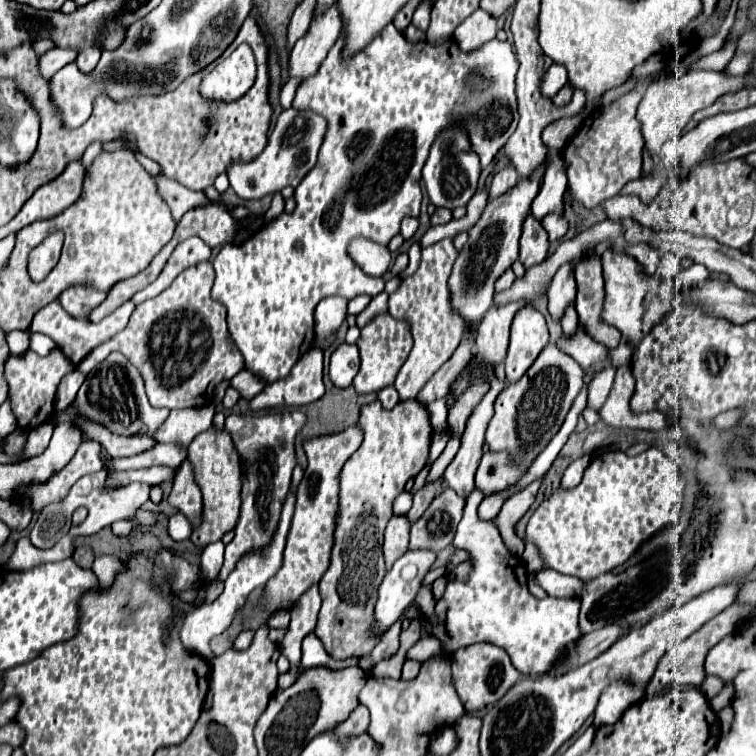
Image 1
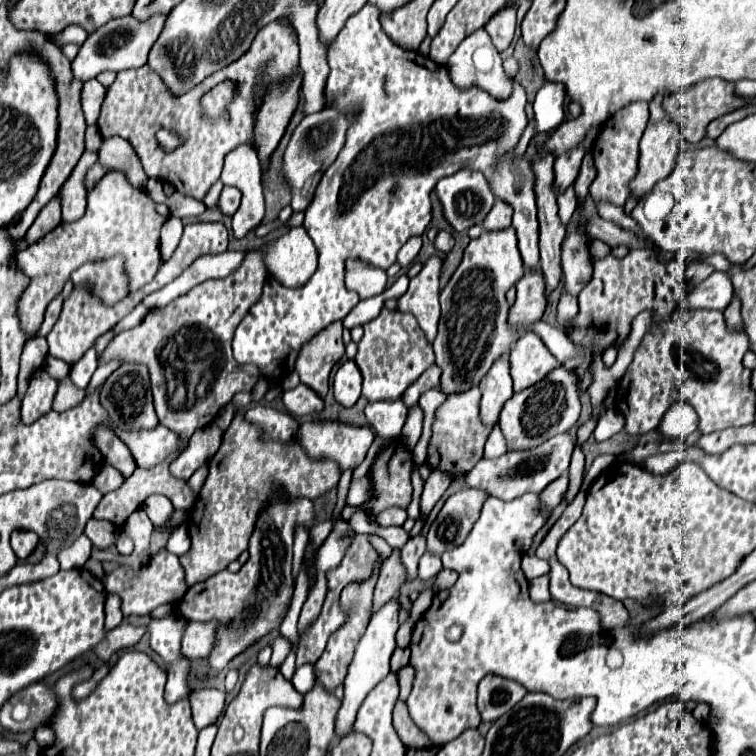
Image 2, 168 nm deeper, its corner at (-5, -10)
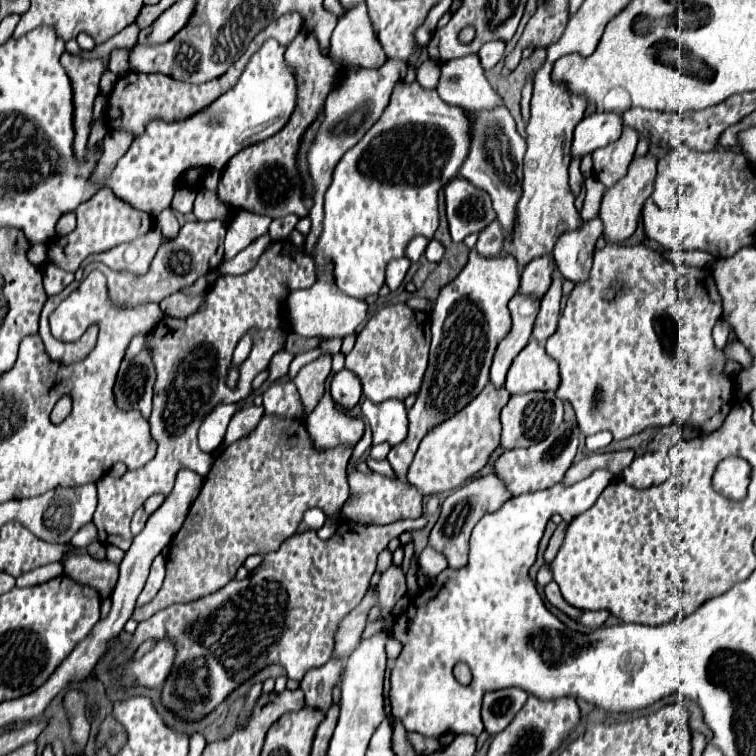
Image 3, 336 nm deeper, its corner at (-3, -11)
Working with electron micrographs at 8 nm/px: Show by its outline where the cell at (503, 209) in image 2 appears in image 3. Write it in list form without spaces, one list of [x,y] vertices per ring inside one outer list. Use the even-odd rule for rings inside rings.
[[[497,220],[493,224],[489,224],[489,228],[485,228],[485,232],[479,234],[479,240],[477,240],[477,254],[483,256],[483,258],[495,258],[499,256],[501,248],[503,248],[503,230],[501,226],[497,224]]]

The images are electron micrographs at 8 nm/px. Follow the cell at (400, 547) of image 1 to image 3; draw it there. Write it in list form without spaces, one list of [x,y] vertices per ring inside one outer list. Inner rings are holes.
[[[367,592],[365,600],[361,600],[361,604],[341,620],[335,632],[335,650],[333,650],[335,658],[347,658],[353,652],[353,648],[357,648],[365,628],[367,612],[375,606],[375,602],[377,602],[377,592]]]

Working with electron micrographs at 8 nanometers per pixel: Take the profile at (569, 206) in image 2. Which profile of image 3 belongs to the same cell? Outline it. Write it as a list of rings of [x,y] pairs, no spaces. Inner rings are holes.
[[[573,156],[571,164],[569,164],[569,186],[571,186],[571,190],[573,190],[575,196],[579,194],[581,184],[583,184],[583,176],[579,172],[579,162],[581,162],[581,158],[579,156]]]

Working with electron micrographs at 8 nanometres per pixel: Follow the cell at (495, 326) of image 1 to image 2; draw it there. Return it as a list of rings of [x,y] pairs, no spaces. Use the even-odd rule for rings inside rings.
[[[529,271],[517,281],[517,299],[509,309],[507,323],[519,331],[537,323],[545,311],[545,279],[541,271]]]

